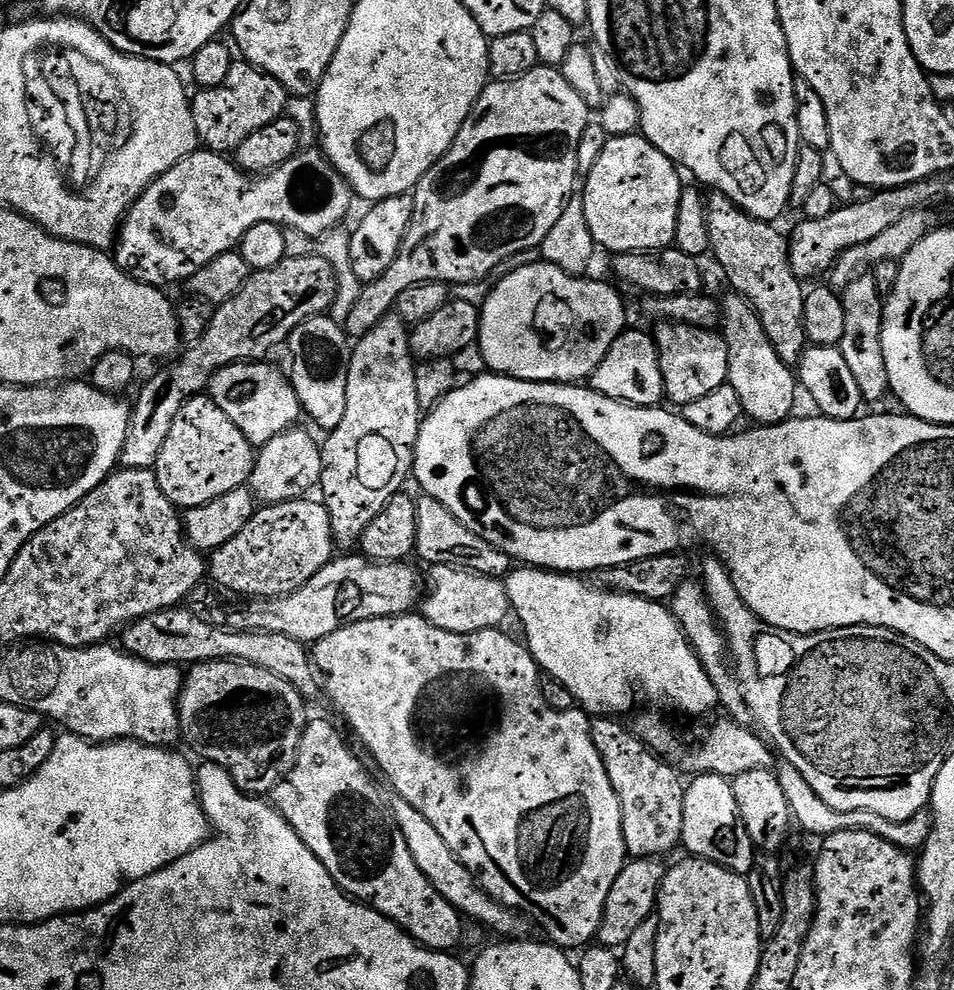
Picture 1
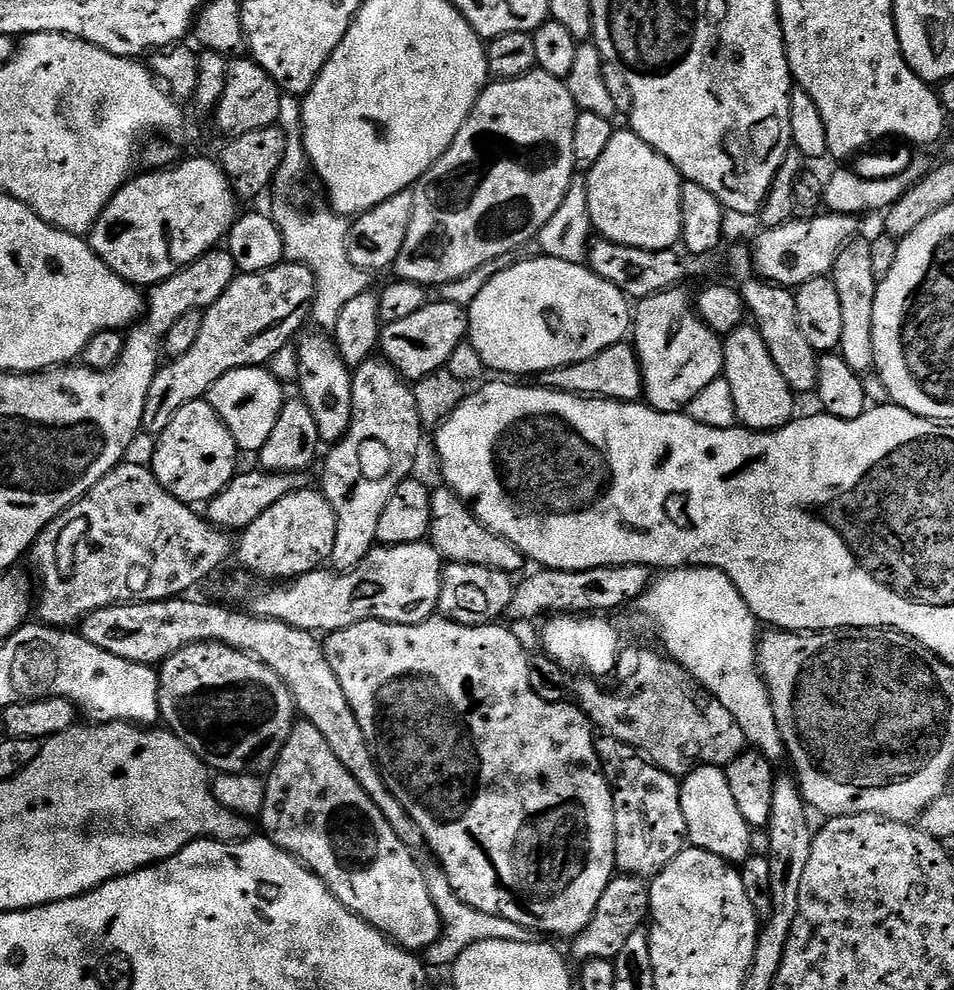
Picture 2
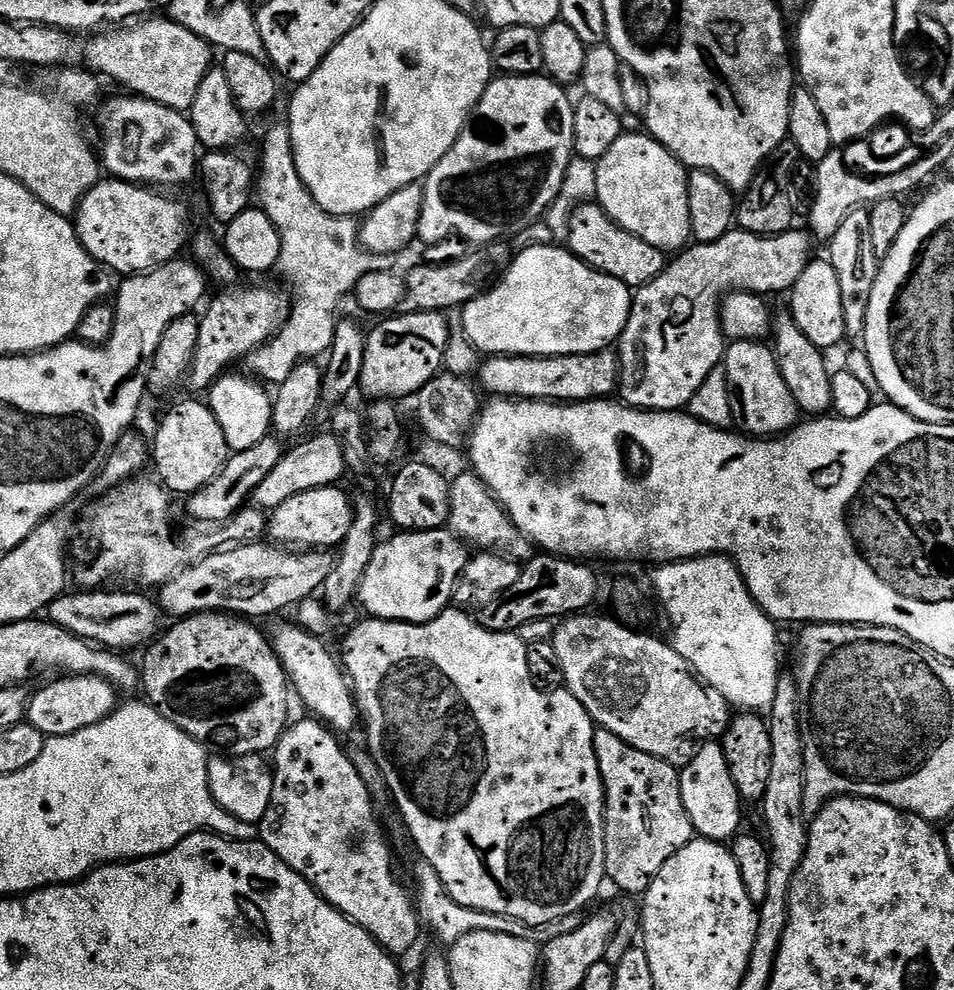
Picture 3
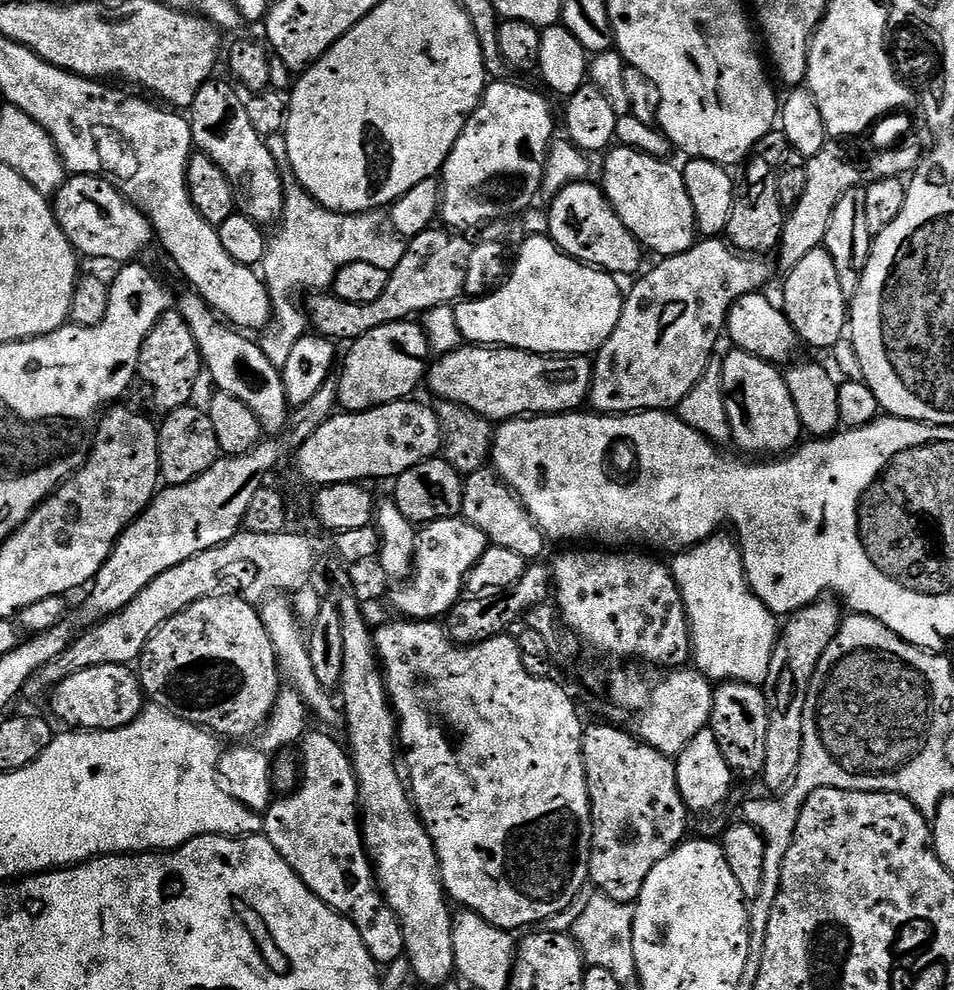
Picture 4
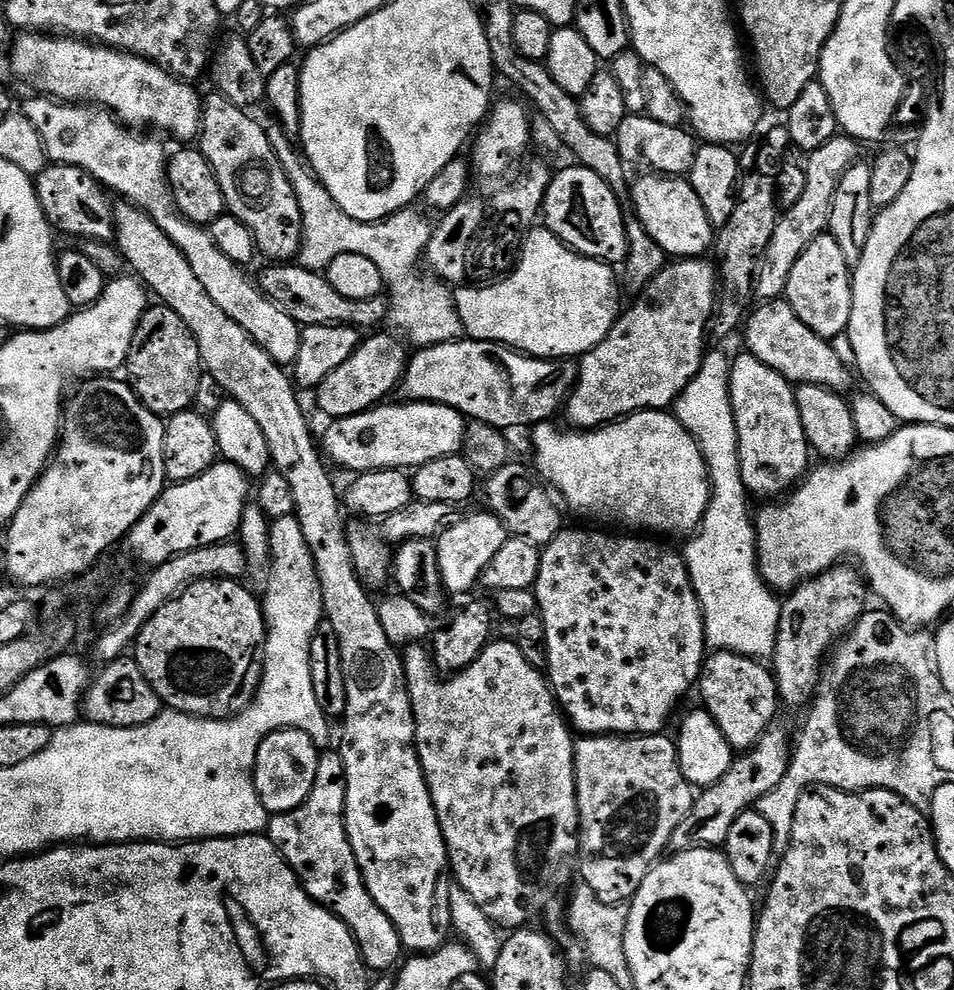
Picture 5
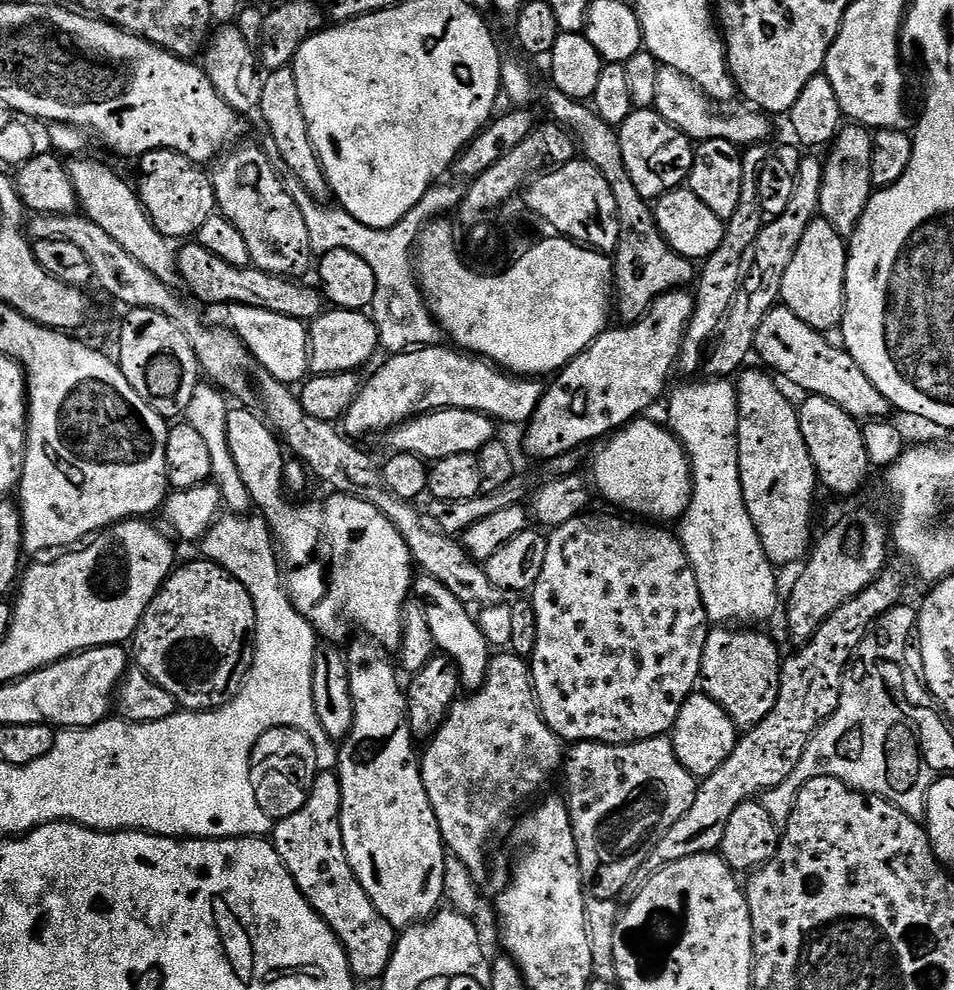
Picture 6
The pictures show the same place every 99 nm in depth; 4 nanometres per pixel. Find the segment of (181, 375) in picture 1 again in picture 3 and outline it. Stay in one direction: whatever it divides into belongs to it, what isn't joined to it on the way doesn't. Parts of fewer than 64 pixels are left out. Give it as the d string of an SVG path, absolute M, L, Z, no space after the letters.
M232 286L221 296L216 296L212 300L212 305L208 309L203 309L200 316L200 329L198 330L198 350L194 354L192 368L186 377L187 387L192 387L196 392L207 393L212 385L229 371L228 368L235 360L243 361L251 356L252 351L262 347L267 340L271 340L280 331L284 321L288 319L288 309L290 307L290 296L283 287L280 288L240 288Z

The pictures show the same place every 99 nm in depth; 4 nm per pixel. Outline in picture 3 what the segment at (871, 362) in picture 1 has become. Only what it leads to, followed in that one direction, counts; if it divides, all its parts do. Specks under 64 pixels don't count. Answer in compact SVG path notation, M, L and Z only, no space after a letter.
M867 207L856 208L846 214L846 222L838 226L838 234L827 245L827 259L838 270L838 287L842 290L842 314L846 318L846 333L849 337L863 337L866 326L866 310L870 310L870 290L878 278L881 257L874 254L870 239L870 211Z

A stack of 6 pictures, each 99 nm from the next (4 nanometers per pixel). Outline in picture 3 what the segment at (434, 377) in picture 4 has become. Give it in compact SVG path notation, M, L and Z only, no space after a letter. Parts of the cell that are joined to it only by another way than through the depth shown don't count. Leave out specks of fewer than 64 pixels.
M612 348L573 356L488 356L479 365L479 376L479 387L492 398L549 402L602 400L617 391L620 358Z

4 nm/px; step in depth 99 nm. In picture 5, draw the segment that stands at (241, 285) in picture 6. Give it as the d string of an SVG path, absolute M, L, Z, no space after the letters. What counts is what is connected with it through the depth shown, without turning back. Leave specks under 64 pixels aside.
M272 262L260 272L258 287L264 297L282 314L290 314L294 322L301 326L326 326L327 324L341 324L367 330L375 324L383 325L388 314L388 305L383 299L355 300L342 298L334 286L330 286L327 275L323 271L312 271L299 262Z

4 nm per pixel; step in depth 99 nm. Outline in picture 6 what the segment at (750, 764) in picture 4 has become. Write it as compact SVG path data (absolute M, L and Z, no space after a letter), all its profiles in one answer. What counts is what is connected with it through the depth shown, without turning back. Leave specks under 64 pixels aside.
M716 626L706 638L706 646L702 650L702 666L700 667L699 683L704 695L714 698L722 710L736 723L737 729L752 728L770 710L774 710L774 702L778 702L778 686L780 685L780 666L782 655L780 648L764 632L751 632L748 626Z

